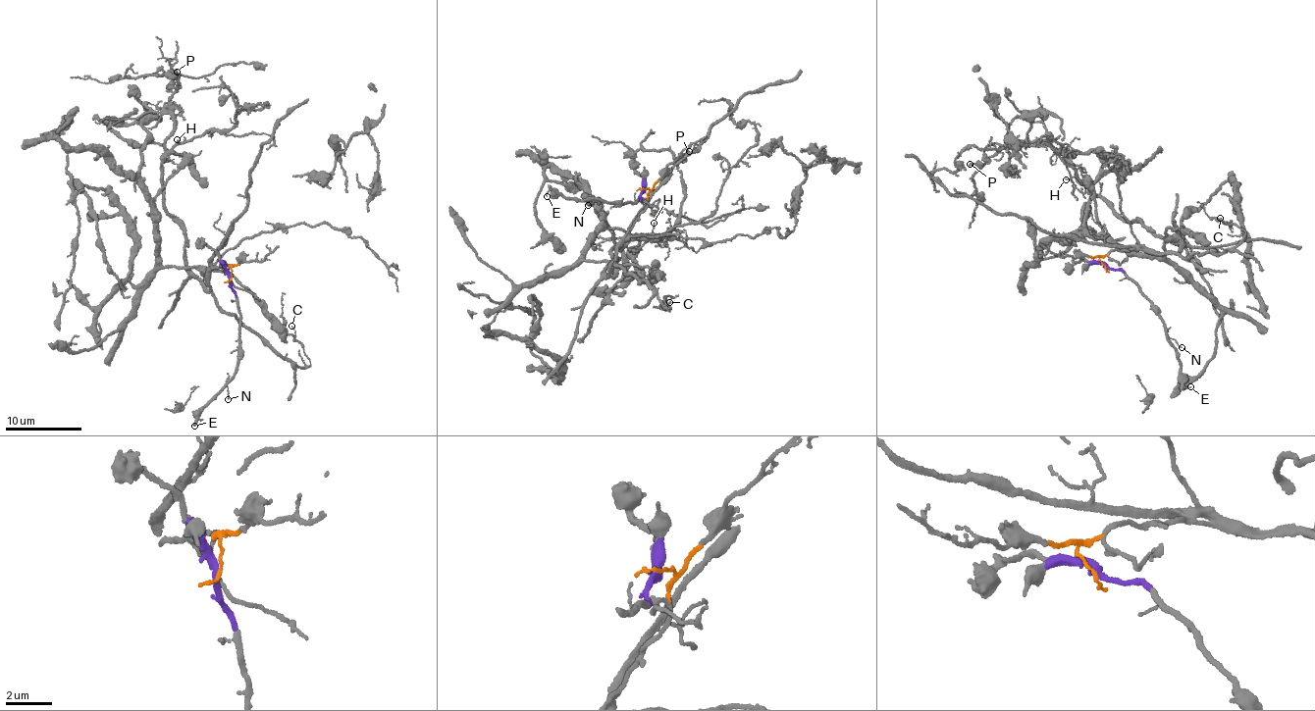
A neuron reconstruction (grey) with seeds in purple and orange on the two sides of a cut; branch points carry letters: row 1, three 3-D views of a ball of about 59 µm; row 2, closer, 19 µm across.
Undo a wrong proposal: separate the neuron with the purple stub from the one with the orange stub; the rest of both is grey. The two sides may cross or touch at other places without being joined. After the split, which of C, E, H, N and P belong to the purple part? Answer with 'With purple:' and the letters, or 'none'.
With purple: E, N

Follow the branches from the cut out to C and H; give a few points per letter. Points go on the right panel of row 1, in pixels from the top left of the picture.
C: (1105, 267), (1099, 258), (1117, 249), (1188, 258), (1240, 244), (1245, 231), (1220, 218)
H: (1105, 267), (1099, 258), (1117, 249), (1176, 252), (1182, 243), (1127, 222), (1075, 177), (1065, 179)

